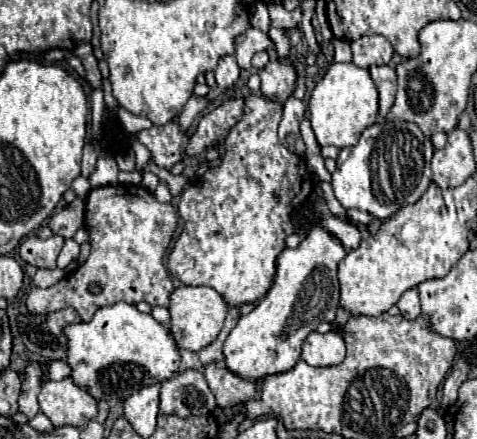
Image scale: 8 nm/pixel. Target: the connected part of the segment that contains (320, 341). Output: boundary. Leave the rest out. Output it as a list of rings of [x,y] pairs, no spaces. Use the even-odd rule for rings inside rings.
[[[336,330],[328,334],[312,332],[302,346],[302,360],[310,366],[336,366],[344,360],[344,356],[346,346]]]

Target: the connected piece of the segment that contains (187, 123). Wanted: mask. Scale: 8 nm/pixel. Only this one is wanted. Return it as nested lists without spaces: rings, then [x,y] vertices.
[[[192,96],[192,98],[186,102],[186,106],[184,106],[182,114],[180,114],[180,126],[182,126],[184,130],[188,130],[188,128],[192,126],[192,122],[194,122],[194,118],[196,118],[200,112],[204,112],[208,106],[210,106],[210,100],[208,100],[208,98]]]

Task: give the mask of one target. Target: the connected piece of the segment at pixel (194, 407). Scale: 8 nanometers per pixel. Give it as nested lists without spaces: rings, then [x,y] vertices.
[[[198,370],[178,372],[162,384],[160,414],[174,414],[186,418],[192,414],[210,414],[214,408],[214,394],[206,384],[204,374]]]

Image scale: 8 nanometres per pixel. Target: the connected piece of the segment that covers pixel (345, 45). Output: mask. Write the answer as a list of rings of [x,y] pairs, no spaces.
[[[334,38],[333,46],[335,62],[352,62],[352,52],[349,43],[346,40]]]

